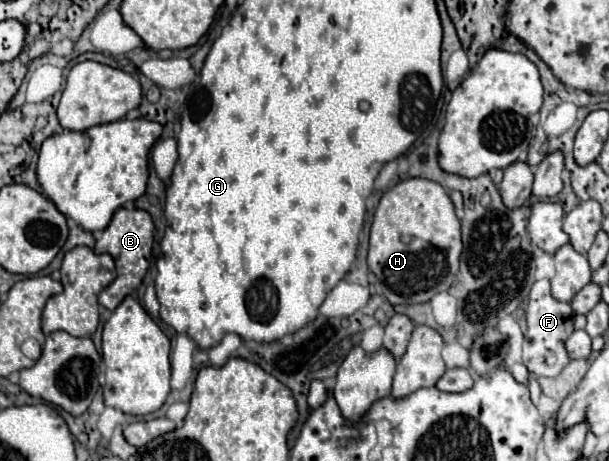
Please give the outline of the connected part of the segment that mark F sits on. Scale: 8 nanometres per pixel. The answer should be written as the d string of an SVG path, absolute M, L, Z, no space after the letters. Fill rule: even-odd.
M540 279L540 281L534 283L534 287L530 291L526 319L528 319L528 331L524 335L524 353L522 353L524 365L536 377L540 377L540 375L558 377L562 373L562 369L568 365L568 361L570 361L568 353L564 349L564 343L570 337L570 333L574 331L572 307L568 303L556 301L552 297L552 293L550 293L550 281Z

